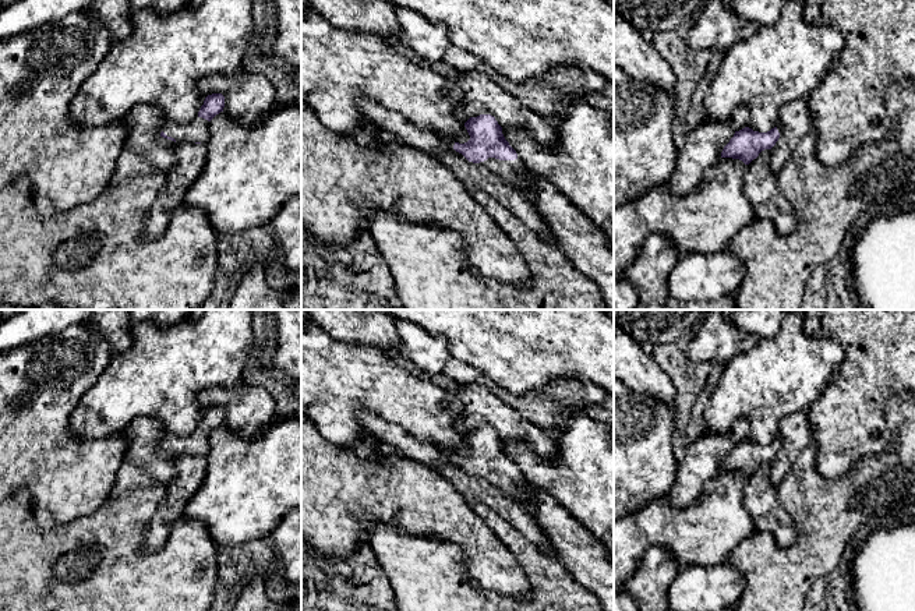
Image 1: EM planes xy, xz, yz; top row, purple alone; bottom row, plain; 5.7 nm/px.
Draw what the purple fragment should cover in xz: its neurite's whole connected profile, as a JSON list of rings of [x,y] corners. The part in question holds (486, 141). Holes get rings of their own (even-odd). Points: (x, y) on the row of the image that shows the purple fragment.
[[[494,116],[470,117],[464,127],[470,139],[464,144],[451,144],[451,148],[469,162],[480,163],[494,172],[508,186],[519,190],[529,199],[536,198],[536,190],[524,180],[527,173],[516,151],[502,134],[502,127]]]

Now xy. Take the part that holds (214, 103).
[[[222,93],[208,95],[195,119],[188,123],[165,123],[160,137],[174,142],[206,144],[209,139],[209,121],[223,112],[223,107],[225,96]]]

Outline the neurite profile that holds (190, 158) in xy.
[[[176,142],[176,163],[166,173],[166,186],[153,201],[142,237],[159,239],[165,234],[173,213],[183,206],[184,197],[205,166],[206,144]]]

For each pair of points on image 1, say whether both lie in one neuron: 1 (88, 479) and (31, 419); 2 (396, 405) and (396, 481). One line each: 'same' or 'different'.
1: same
2: different

